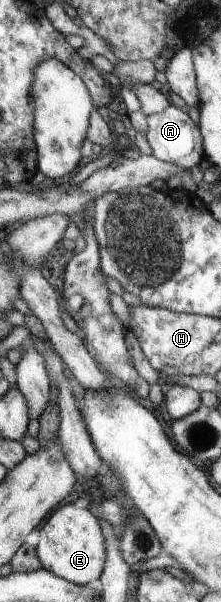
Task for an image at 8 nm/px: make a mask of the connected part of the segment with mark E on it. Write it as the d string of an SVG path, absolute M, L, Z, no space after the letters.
M67 504L50 515L46 525L40 529L40 541L36 546L35 552L40 560L42 568L53 572L54 575L65 579L68 583L76 585L96 584L102 575L106 561L106 537L102 531L102 525L97 516L92 515L87 507L79 504Z

